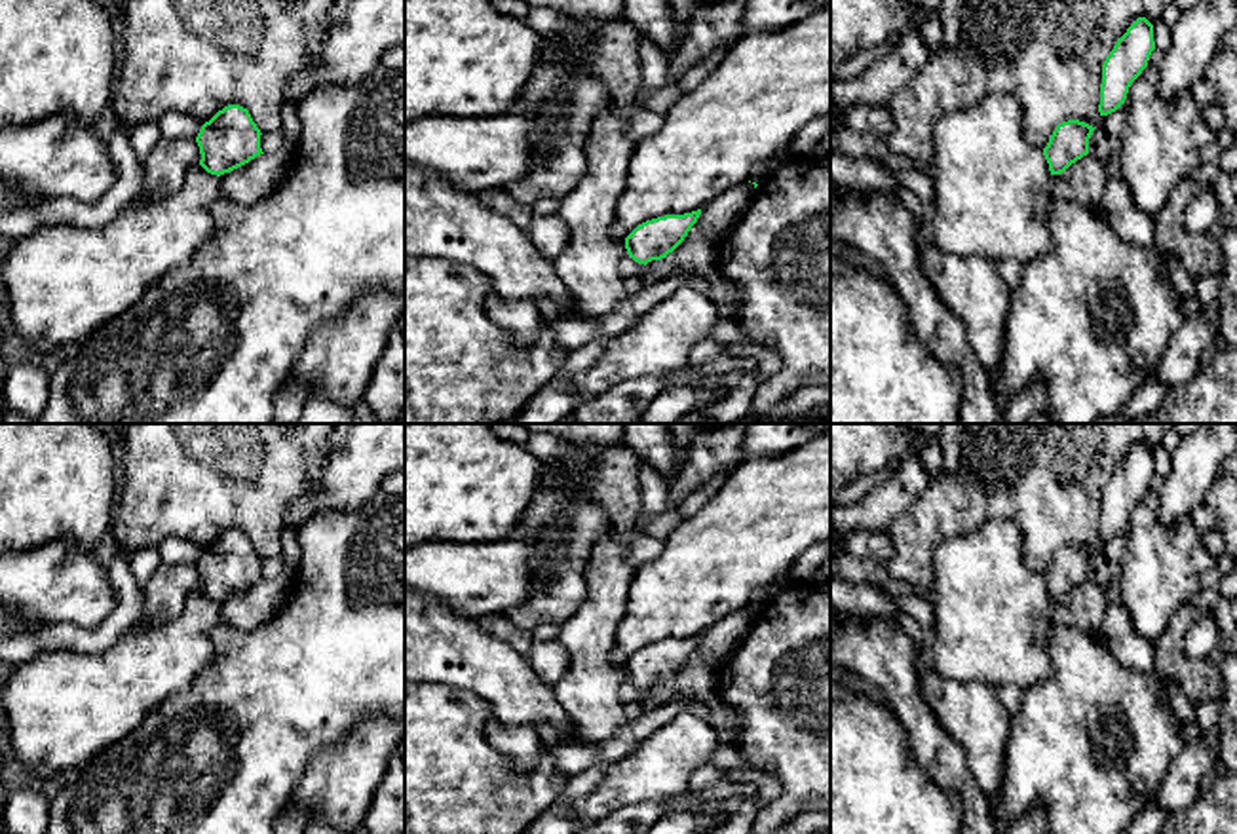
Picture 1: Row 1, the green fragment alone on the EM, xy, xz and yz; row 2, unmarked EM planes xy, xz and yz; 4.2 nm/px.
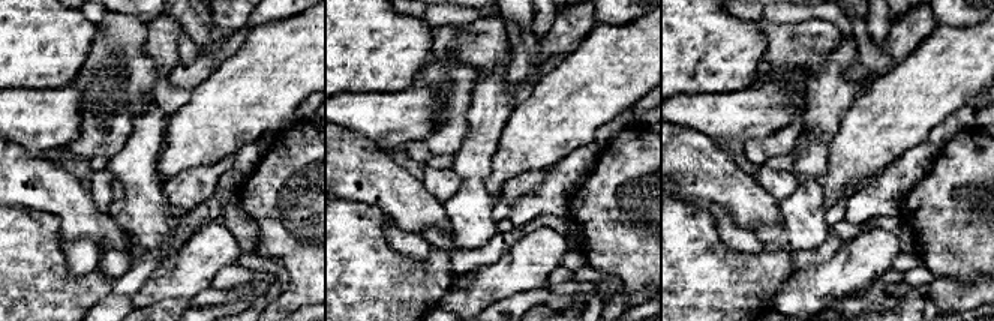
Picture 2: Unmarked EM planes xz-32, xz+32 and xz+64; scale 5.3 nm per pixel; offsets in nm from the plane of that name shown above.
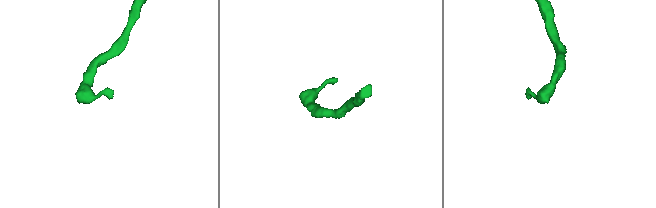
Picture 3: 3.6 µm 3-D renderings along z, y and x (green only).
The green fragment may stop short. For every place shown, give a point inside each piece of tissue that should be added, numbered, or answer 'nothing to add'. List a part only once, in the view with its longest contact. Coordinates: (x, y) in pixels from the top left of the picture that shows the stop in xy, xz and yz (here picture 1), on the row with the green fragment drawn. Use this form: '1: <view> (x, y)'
1: xz (629, 268)

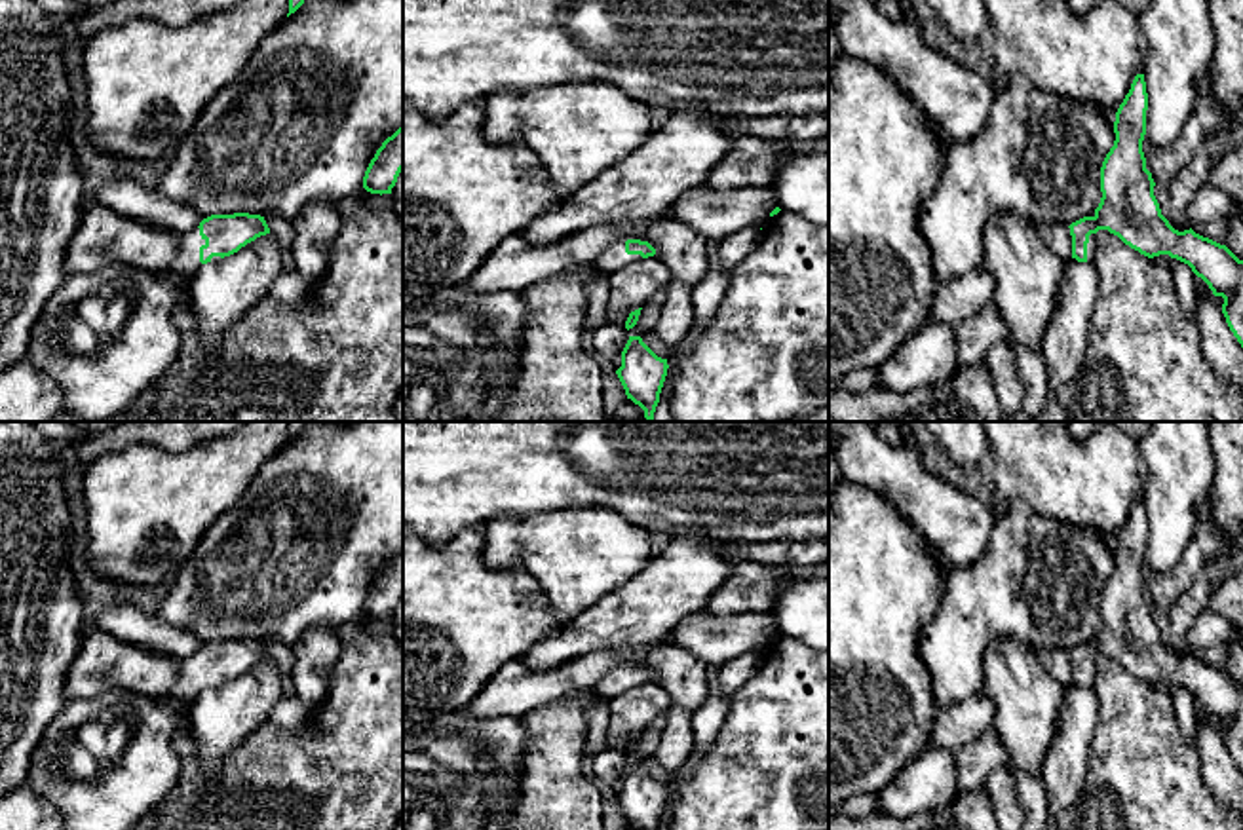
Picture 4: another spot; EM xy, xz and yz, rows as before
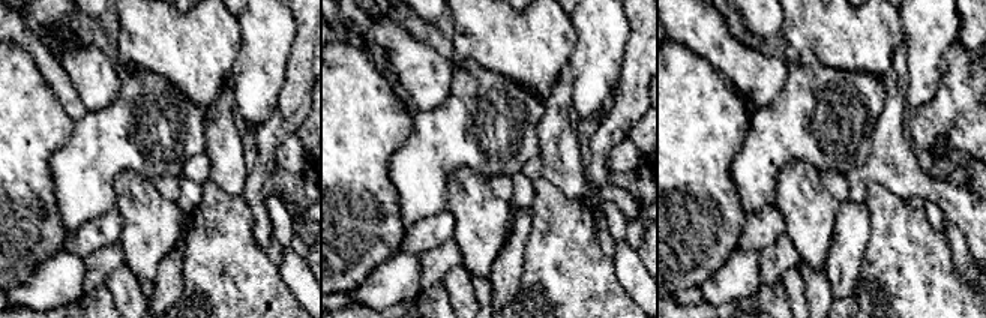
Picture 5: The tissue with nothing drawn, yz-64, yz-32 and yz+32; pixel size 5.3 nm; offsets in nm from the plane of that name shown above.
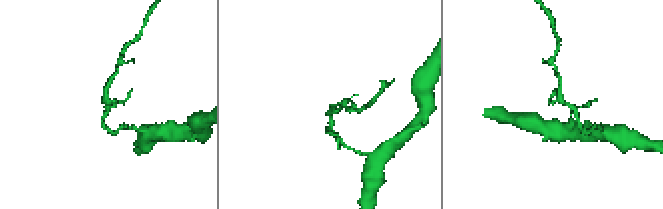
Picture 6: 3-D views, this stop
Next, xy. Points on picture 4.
1: xy (187, 261)

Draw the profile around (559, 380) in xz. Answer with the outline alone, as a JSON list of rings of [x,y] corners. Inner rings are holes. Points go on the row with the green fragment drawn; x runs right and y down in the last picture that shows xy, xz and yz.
[[[593,262],[572,266],[521,292],[528,311],[521,368],[496,422],[610,422],[601,393],[604,374],[593,359],[583,329],[587,294],[582,277],[591,270]]]

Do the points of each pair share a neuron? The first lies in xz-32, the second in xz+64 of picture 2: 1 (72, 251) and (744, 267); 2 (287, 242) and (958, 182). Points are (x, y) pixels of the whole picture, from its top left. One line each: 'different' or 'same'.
1: different
2: same

